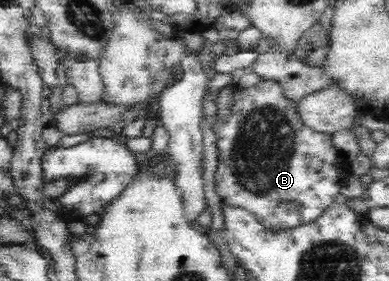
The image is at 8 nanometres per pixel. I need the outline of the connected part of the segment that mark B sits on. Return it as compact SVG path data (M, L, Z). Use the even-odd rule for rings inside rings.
M260 80L249 88L241 88L231 95L225 118L211 119L216 136L218 165L214 175L214 191L221 203L245 209L270 231L290 230L318 219L334 202L339 189L352 174L349 168L338 170L342 153L331 142L331 134L314 131L300 119L296 102L288 99L281 83Z

